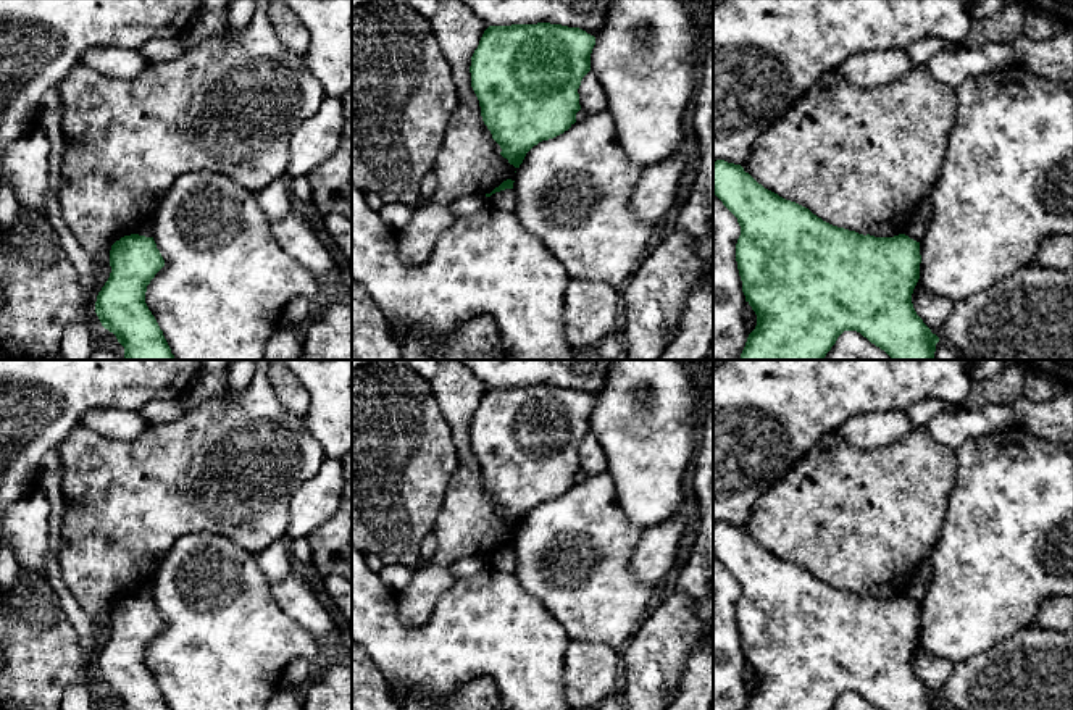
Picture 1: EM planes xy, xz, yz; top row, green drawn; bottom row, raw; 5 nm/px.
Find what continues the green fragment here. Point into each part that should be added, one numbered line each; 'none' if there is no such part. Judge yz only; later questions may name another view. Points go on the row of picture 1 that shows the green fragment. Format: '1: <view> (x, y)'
none

